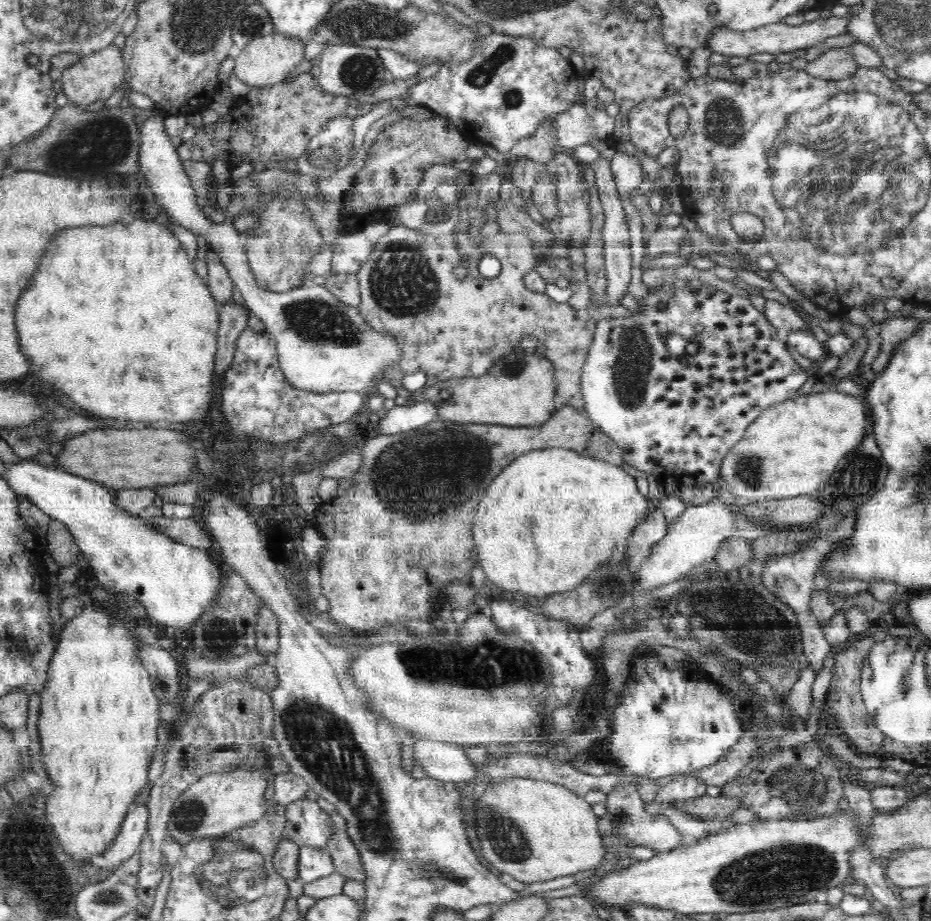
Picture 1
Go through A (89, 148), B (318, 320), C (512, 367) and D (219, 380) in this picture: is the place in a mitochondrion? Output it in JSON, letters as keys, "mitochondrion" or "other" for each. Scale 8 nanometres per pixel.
{"A":"mitochondrion","B":"mitochondrion","C":"mitochondrion","D":"other"}

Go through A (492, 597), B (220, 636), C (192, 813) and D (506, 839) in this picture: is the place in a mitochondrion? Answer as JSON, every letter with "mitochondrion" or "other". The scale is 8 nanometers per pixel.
{"A":"other","B":"mitochondrion","C":"mitochondrion","D":"mitochondrion"}

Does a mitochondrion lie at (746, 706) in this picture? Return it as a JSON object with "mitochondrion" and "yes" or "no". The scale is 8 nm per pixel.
{"mitochondrion":"no"}

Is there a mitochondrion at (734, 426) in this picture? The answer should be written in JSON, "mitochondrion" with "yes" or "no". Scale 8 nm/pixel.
{"mitochondrion":"no"}

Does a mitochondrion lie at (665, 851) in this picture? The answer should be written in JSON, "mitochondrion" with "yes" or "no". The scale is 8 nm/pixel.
{"mitochondrion":"no"}

